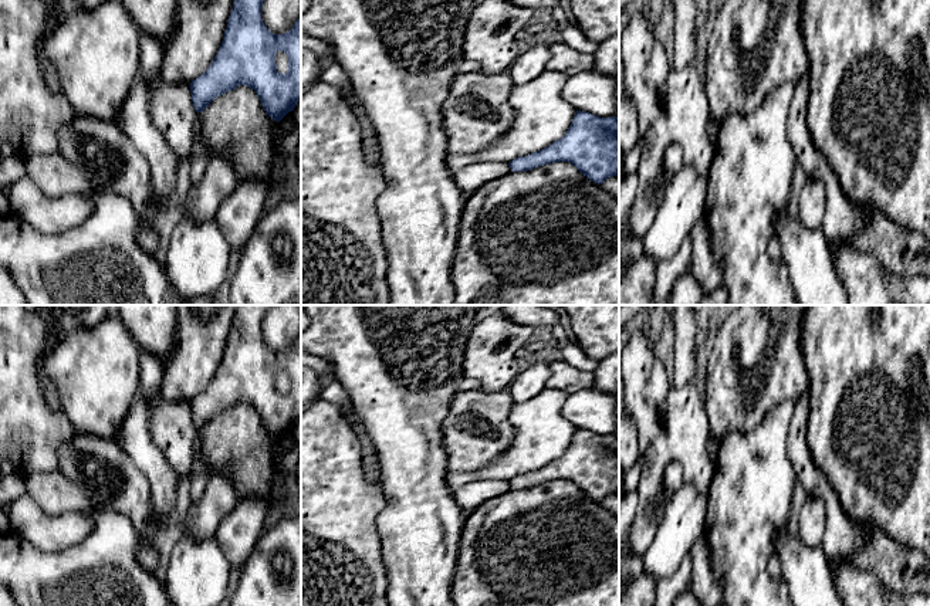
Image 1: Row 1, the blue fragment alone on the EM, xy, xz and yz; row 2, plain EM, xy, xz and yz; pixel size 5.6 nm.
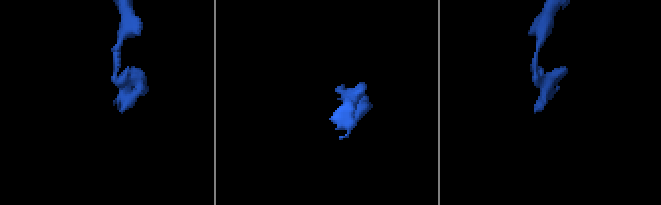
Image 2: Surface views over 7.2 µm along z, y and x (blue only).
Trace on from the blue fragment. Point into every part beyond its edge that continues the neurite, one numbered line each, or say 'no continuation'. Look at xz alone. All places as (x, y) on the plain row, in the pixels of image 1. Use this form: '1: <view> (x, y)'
no continuation

